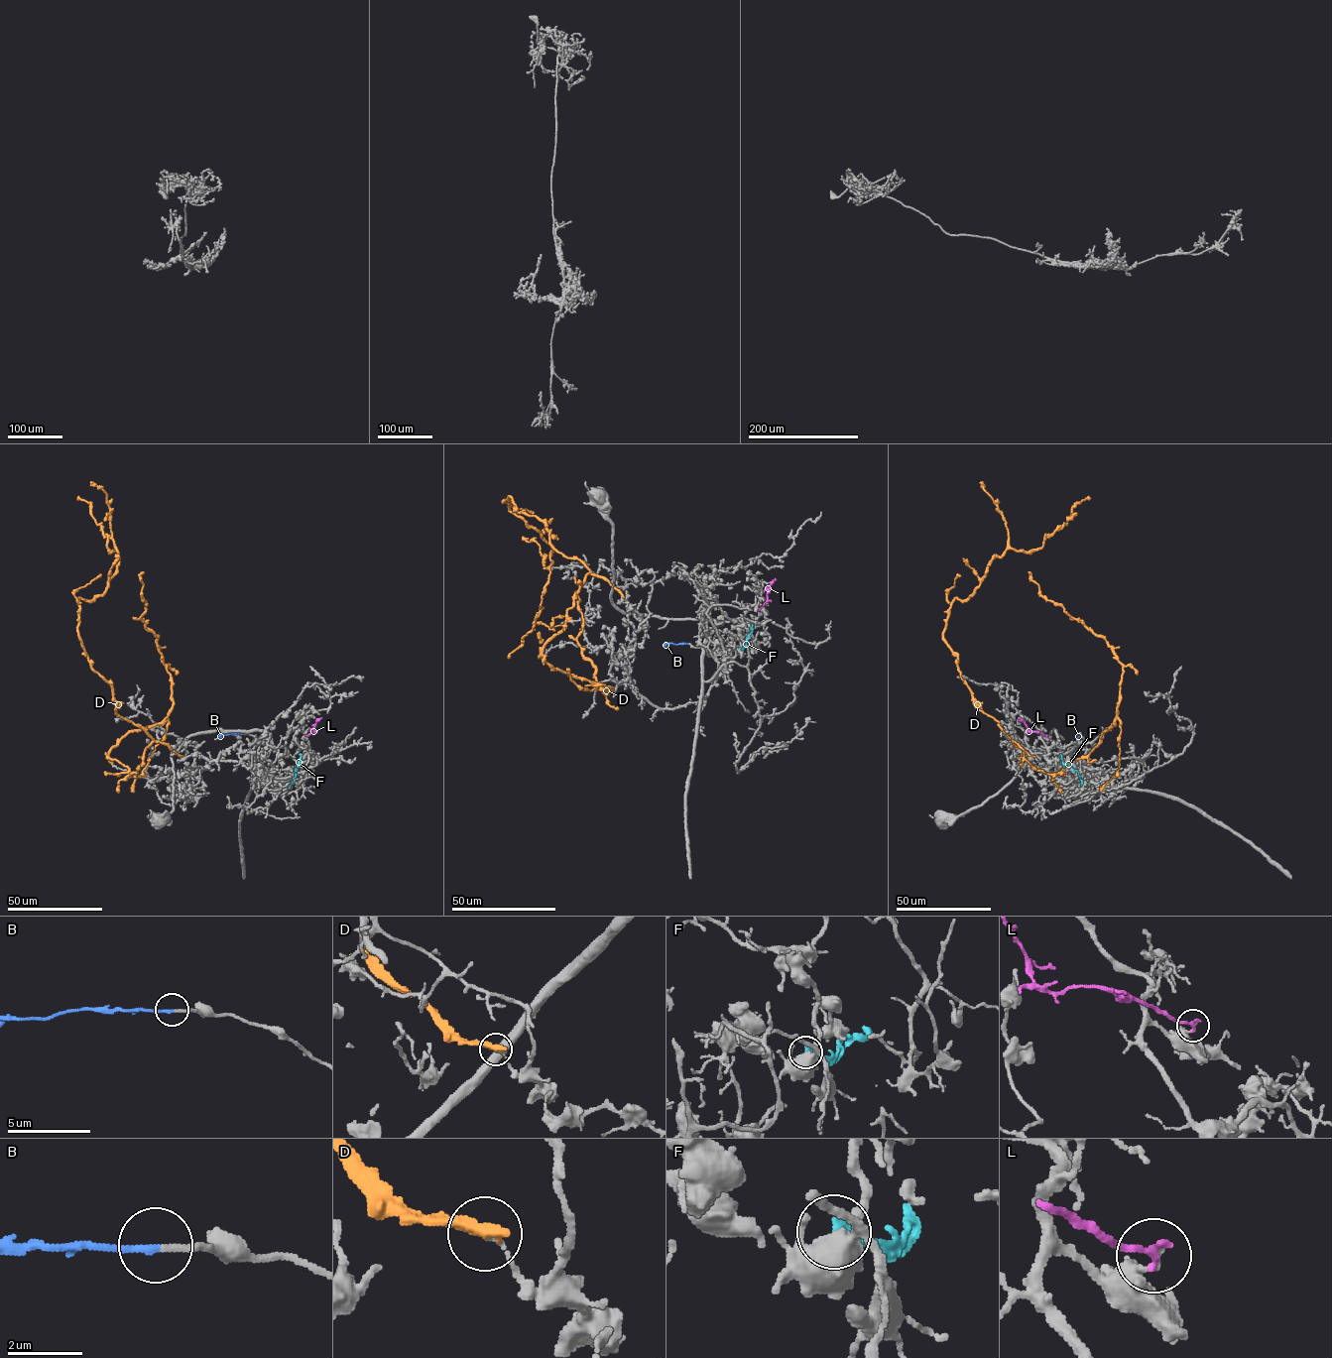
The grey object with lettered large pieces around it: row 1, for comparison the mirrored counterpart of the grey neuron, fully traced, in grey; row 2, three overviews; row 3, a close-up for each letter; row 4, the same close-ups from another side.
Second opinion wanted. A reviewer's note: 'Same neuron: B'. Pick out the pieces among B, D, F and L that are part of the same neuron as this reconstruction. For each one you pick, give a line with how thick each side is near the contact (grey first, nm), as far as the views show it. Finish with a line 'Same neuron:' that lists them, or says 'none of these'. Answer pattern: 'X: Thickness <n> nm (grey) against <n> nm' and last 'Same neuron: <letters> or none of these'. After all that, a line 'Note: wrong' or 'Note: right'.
B: Thickness 160 nm (grey) against 190 nm
Same neuron: B
Note: right

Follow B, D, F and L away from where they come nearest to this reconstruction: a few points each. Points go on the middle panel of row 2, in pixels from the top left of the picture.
B: (688, 644), (664, 645)
D: (622, 596), (509, 497), (552, 562), (533, 629), (508, 658)
F: (739, 648), (746, 646), (751, 625)
L: (758, 610), (775, 578)

